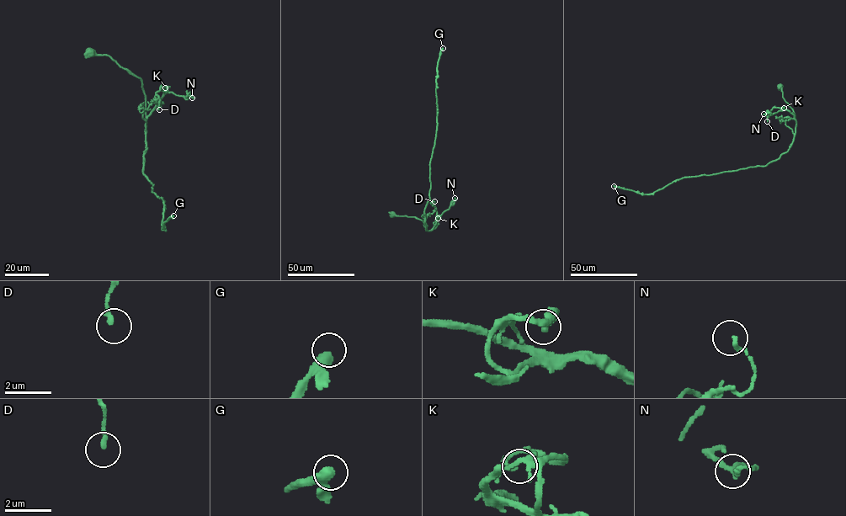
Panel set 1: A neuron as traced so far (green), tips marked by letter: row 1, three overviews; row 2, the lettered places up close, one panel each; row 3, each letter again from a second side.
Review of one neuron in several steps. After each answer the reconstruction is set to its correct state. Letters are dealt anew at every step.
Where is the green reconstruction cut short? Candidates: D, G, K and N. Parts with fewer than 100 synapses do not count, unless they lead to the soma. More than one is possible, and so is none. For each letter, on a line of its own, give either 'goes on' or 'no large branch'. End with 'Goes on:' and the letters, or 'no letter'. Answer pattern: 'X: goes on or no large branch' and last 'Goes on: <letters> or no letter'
D: no large branch
G: goes on
K: no large branch
N: no large branch
Goes on: G

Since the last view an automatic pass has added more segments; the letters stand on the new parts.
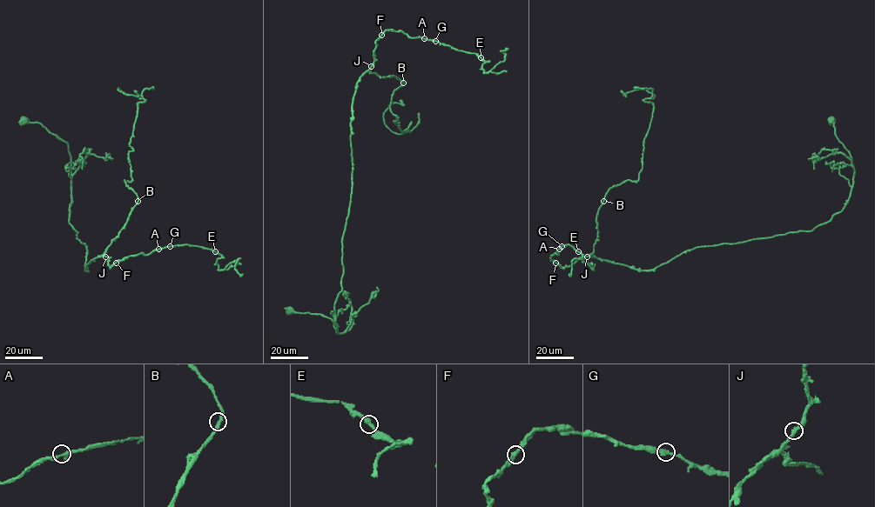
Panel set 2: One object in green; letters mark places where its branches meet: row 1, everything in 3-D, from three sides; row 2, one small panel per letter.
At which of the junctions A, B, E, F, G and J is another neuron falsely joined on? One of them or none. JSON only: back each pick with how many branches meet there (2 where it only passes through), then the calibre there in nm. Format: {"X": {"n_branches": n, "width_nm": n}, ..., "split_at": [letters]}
{"split_at": []}

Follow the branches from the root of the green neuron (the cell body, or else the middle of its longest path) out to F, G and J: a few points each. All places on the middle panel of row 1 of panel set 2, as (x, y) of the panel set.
F: (289, 311), (322, 314), (337, 333), (334, 304), (341, 290), (341, 238), (352, 187), (352, 103), (381, 35)
G: (289, 311), (322, 314), (337, 333), (352, 103), (375, 41), (386, 30), (435, 41)
J: (289, 311), (322, 314), (337, 333), (352, 103), (371, 66)

